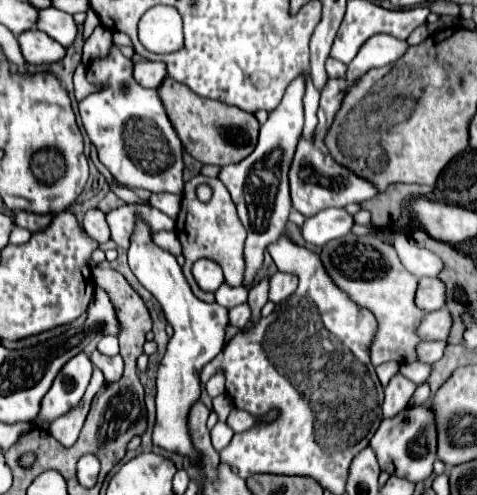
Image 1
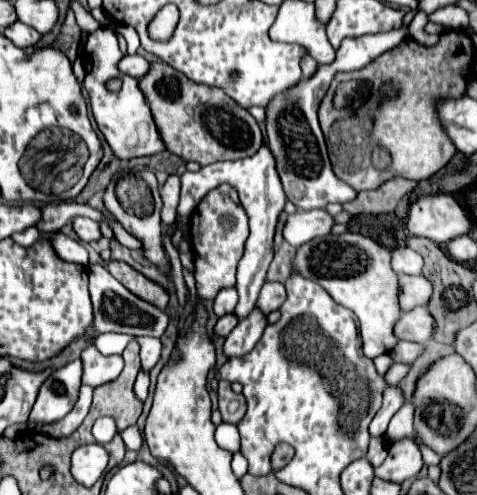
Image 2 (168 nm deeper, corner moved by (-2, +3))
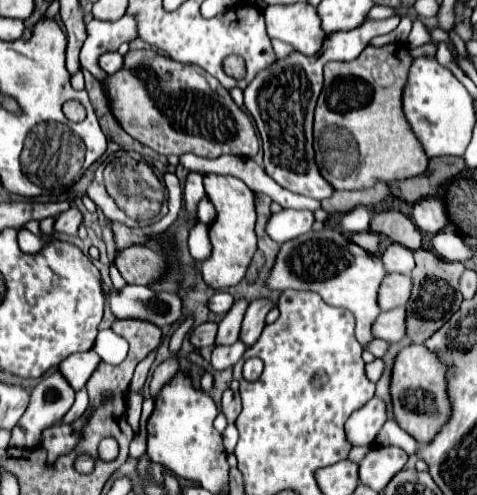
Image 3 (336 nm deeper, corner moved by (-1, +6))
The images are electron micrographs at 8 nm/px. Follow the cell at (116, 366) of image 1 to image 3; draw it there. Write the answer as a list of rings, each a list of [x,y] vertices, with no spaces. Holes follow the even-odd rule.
[[[95,350],[77,352],[77,354],[71,354],[69,358],[65,358],[59,364],[59,372],[67,378],[67,382],[75,390],[81,390],[87,384],[87,380],[91,378],[91,374],[99,368],[101,362],[103,360],[99,358],[99,354]]]

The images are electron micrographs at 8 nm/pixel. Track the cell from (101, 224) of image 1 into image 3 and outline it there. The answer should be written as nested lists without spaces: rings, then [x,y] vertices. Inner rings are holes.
[[[69,208],[65,212],[61,212],[55,220],[55,230],[63,232],[63,234],[71,234],[75,236],[79,226],[83,224],[83,214],[77,208]]]

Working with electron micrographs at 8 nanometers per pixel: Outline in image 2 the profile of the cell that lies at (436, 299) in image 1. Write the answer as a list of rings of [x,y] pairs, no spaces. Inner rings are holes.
[[[400,275],[400,309],[410,311],[418,305],[426,305],[432,295],[432,283],[422,275]]]

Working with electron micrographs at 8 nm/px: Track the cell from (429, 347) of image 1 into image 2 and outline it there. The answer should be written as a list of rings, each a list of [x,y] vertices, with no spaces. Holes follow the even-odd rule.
[[[398,341],[394,345],[394,349],[390,351],[390,357],[392,361],[400,361],[400,363],[410,363],[414,361],[418,355],[422,353],[422,345],[416,345],[416,343],[408,343],[408,341]]]

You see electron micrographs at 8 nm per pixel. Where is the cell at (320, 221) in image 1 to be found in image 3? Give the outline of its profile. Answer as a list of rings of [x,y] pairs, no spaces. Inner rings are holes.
[[[281,210],[279,214],[271,214],[267,222],[267,234],[283,244],[297,236],[311,232],[315,216],[311,210]]]

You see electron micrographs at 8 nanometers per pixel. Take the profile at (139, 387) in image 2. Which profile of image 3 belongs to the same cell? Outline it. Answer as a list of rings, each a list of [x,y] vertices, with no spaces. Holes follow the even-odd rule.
[[[129,390],[129,398],[127,398],[127,418],[131,420],[133,428],[139,428],[139,416],[141,416],[141,404],[143,404],[143,394]]]

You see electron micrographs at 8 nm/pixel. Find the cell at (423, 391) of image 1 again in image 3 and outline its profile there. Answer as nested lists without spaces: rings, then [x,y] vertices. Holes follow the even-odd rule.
[[[395,418],[387,420],[387,422],[383,424],[383,428],[381,428],[379,434],[381,434],[381,436],[377,436],[377,440],[375,440],[379,446],[399,446],[399,448],[403,448],[409,456],[413,456],[413,454],[417,452],[417,448],[419,448],[417,440],[415,440],[413,436],[409,436],[401,426],[397,426],[397,420],[395,420]]]

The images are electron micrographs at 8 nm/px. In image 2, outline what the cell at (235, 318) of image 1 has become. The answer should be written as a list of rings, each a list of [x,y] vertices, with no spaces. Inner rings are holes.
[[[224,315],[224,317],[220,317],[218,321],[216,321],[216,325],[214,325],[214,333],[218,335],[218,337],[228,337],[228,333],[236,327],[236,323],[238,323],[238,319],[236,319],[236,315]]]

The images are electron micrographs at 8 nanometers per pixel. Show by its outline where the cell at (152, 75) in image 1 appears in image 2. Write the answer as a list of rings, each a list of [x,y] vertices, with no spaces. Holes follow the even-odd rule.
[[[126,55],[126,57],[120,59],[118,69],[120,69],[122,73],[130,75],[130,77],[142,77],[142,75],[148,73],[150,63],[148,63],[144,57],[140,57],[140,55]]]

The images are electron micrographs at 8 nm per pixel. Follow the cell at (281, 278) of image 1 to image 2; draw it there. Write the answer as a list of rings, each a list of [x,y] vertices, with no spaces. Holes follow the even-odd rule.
[[[264,283],[260,297],[256,301],[256,307],[268,315],[270,311],[280,309],[280,305],[286,301],[286,289],[282,283]]]

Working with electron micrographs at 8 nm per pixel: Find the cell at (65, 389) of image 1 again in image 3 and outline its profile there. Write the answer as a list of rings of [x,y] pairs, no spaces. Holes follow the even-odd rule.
[[[59,370],[45,376],[31,392],[31,402],[13,428],[11,446],[35,448],[41,442],[41,430],[57,424],[73,406],[75,390]]]

